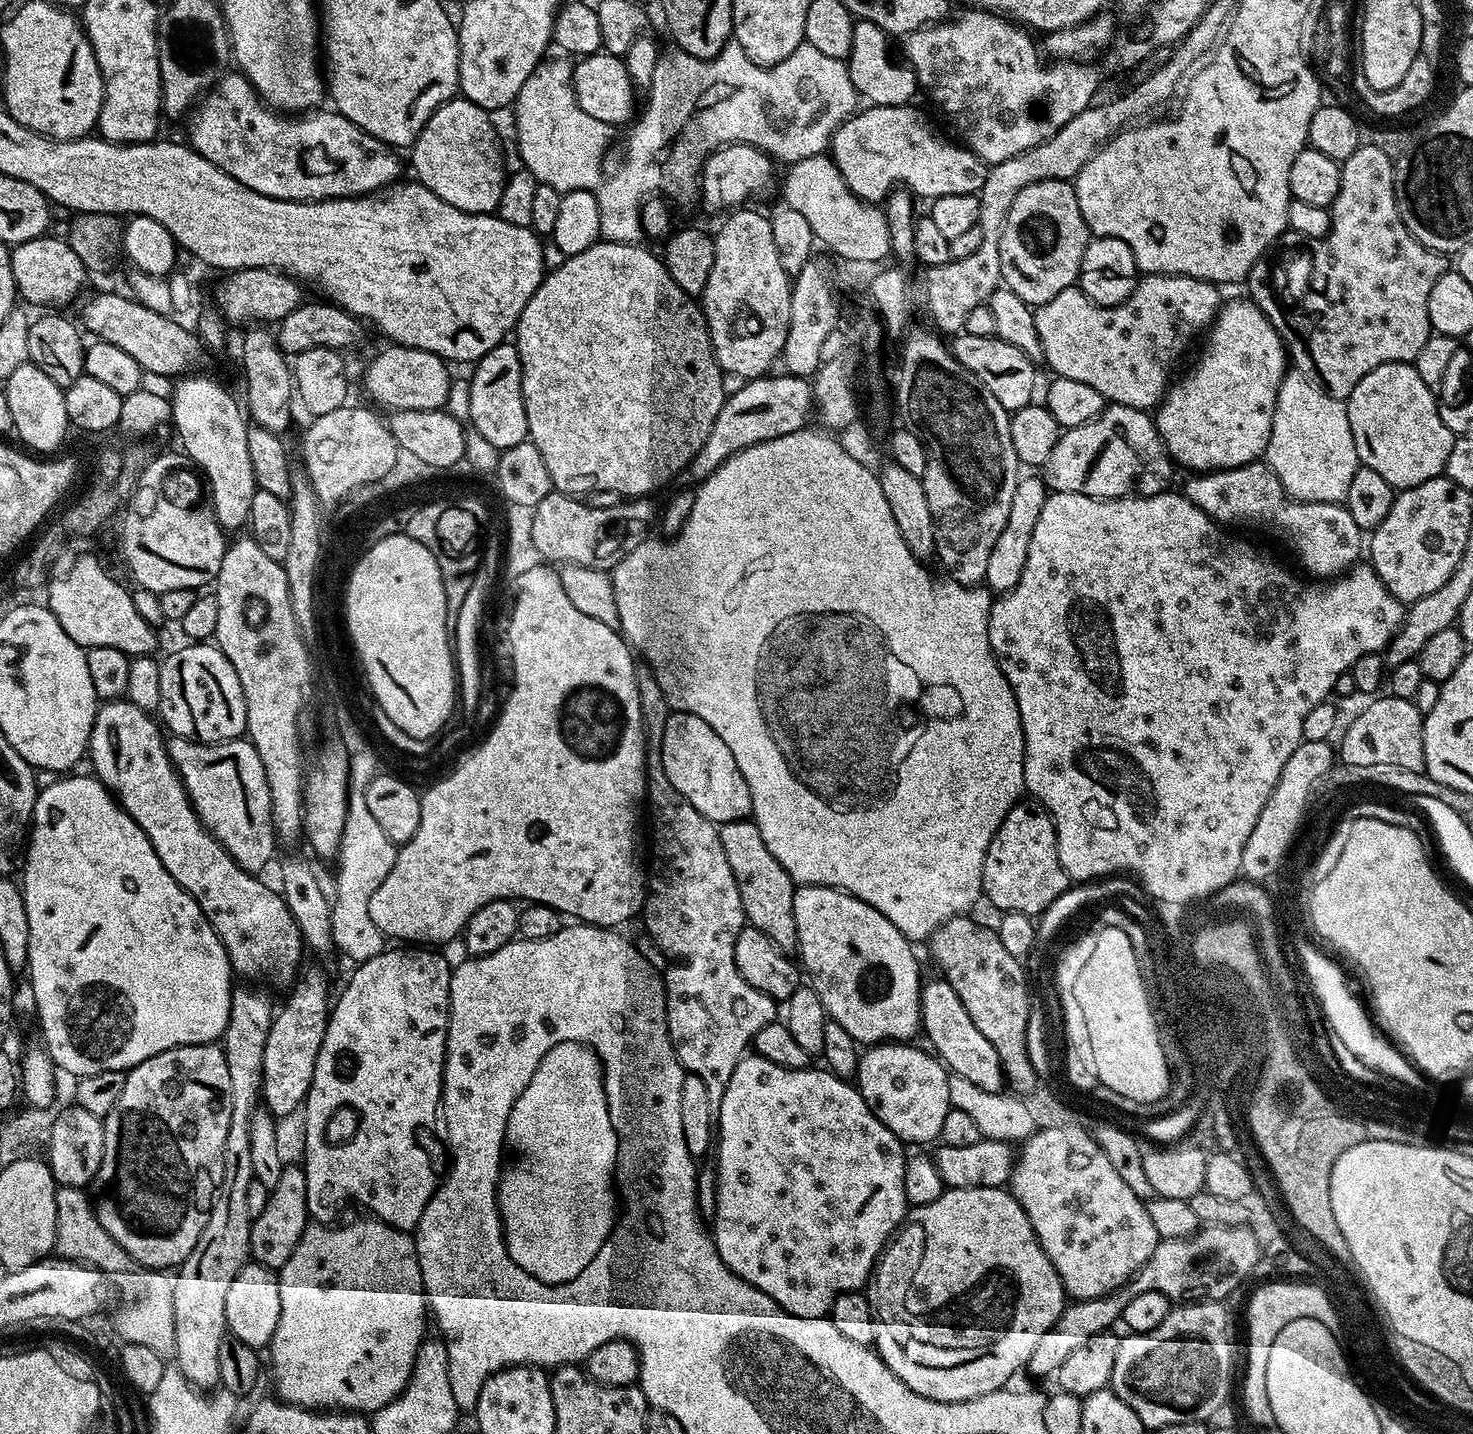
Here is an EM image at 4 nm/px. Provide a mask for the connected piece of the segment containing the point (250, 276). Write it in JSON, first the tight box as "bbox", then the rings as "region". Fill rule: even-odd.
{"bbox":[215,268,302,326],"region":[[[237,268],[225,276],[228,277],[216,288],[215,307],[229,325],[264,326],[269,323],[267,320],[278,322],[302,302],[301,281],[284,272],[275,272],[272,268]]]}

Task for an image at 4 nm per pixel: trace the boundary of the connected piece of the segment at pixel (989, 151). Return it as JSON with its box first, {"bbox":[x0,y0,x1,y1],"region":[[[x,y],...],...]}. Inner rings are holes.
{"bbox":[903,7,1100,166],"region":[[[969,7],[967,11],[961,16],[953,15],[943,22],[919,28],[909,33],[903,42],[904,52],[908,55],[906,64],[916,76],[919,91],[925,92],[944,111],[945,118],[960,135],[959,143],[970,149],[979,160],[989,166],[1006,162],[1006,158],[1014,158],[1046,142],[1046,138],[1058,134],[1066,122],[1082,114],[1082,110],[1097,99],[1100,72],[1095,63],[1052,62],[1047,68],[1040,61],[1042,52],[1037,41],[1035,44],[1021,25],[1006,16],[985,12],[983,8]]]}

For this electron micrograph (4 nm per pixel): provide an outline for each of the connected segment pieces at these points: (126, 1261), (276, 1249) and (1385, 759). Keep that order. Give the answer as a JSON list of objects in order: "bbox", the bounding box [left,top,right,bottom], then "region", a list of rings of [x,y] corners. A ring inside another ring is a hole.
[{"bbox":[55,1187,134,1274],"region":[[[57,1187],[55,1255],[98,1268],[105,1274],[124,1272],[128,1267],[133,1267],[134,1261],[122,1245],[104,1229],[102,1222],[96,1217],[90,1196],[88,1200],[88,1194],[83,1188]]]},{"bbox":[248,1163,310,1270],"region":[[[285,1163],[282,1178],[278,1178],[278,1186],[271,1188],[266,1206],[262,1206],[262,1214],[258,1214],[251,1221],[251,1225],[248,1239],[251,1259],[264,1268],[273,1270],[284,1268],[286,1262],[290,1262],[290,1254],[294,1254],[294,1246],[298,1246],[302,1234],[310,1227],[306,1174],[299,1163]]]},{"bbox":[1338,694,1424,772],"region":[[[1391,694],[1381,695],[1365,712],[1352,720],[1338,744],[1340,764],[1350,766],[1398,766],[1402,770],[1424,772],[1424,716],[1413,701],[1403,700]]]}]

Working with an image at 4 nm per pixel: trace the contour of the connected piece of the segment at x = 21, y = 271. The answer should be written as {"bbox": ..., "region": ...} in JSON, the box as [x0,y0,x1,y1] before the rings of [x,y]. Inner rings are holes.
{"bbox":[10,235,90,305],"region":[[[52,235],[30,238],[30,242],[17,244],[10,251],[10,270],[14,270],[16,294],[25,305],[68,304],[90,280],[90,273],[84,268],[81,258],[74,254],[67,239],[60,237],[59,240]]]}

